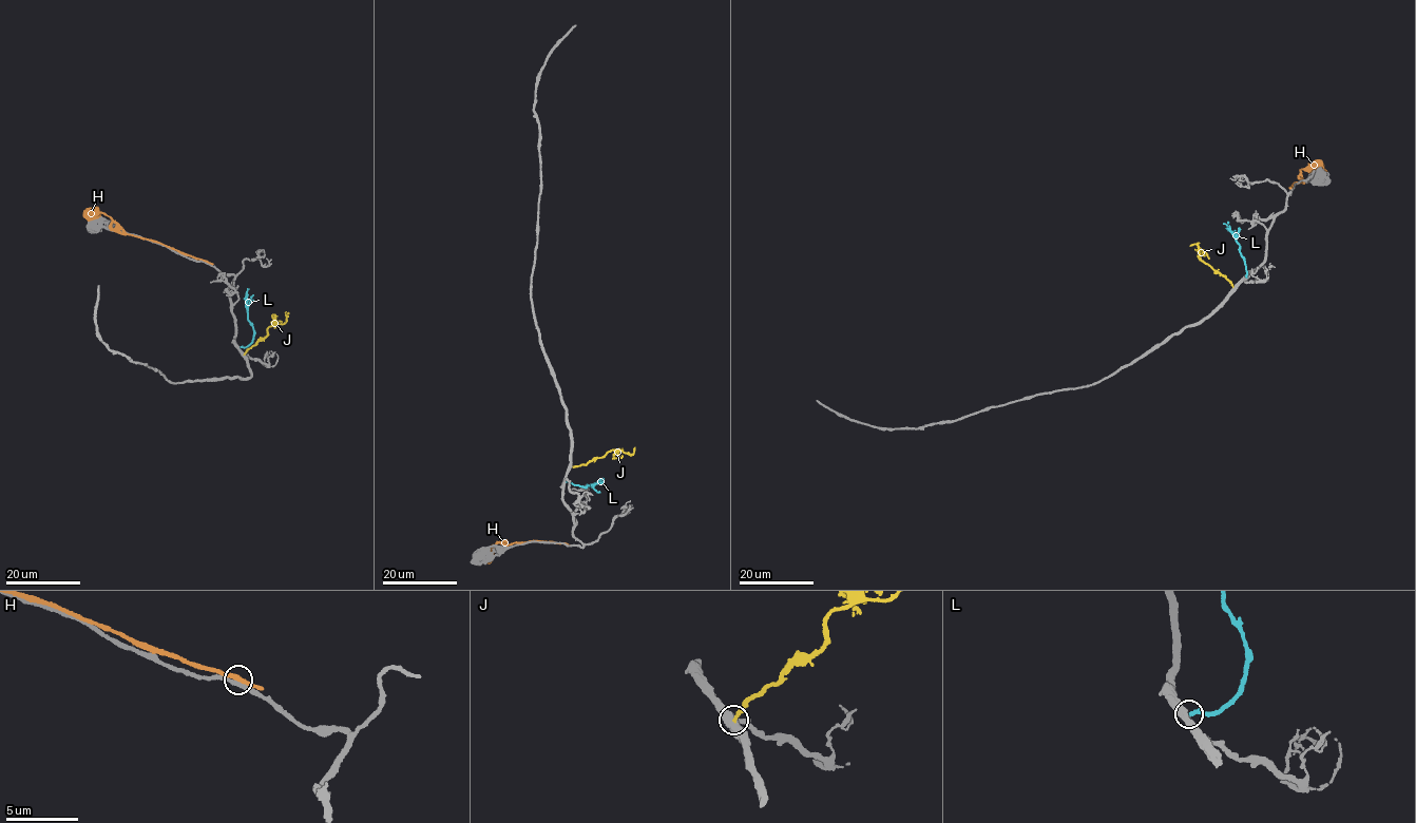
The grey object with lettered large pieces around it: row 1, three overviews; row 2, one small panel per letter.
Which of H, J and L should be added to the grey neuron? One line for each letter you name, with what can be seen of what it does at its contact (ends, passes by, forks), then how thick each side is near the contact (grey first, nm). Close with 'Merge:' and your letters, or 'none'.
Merge: none

